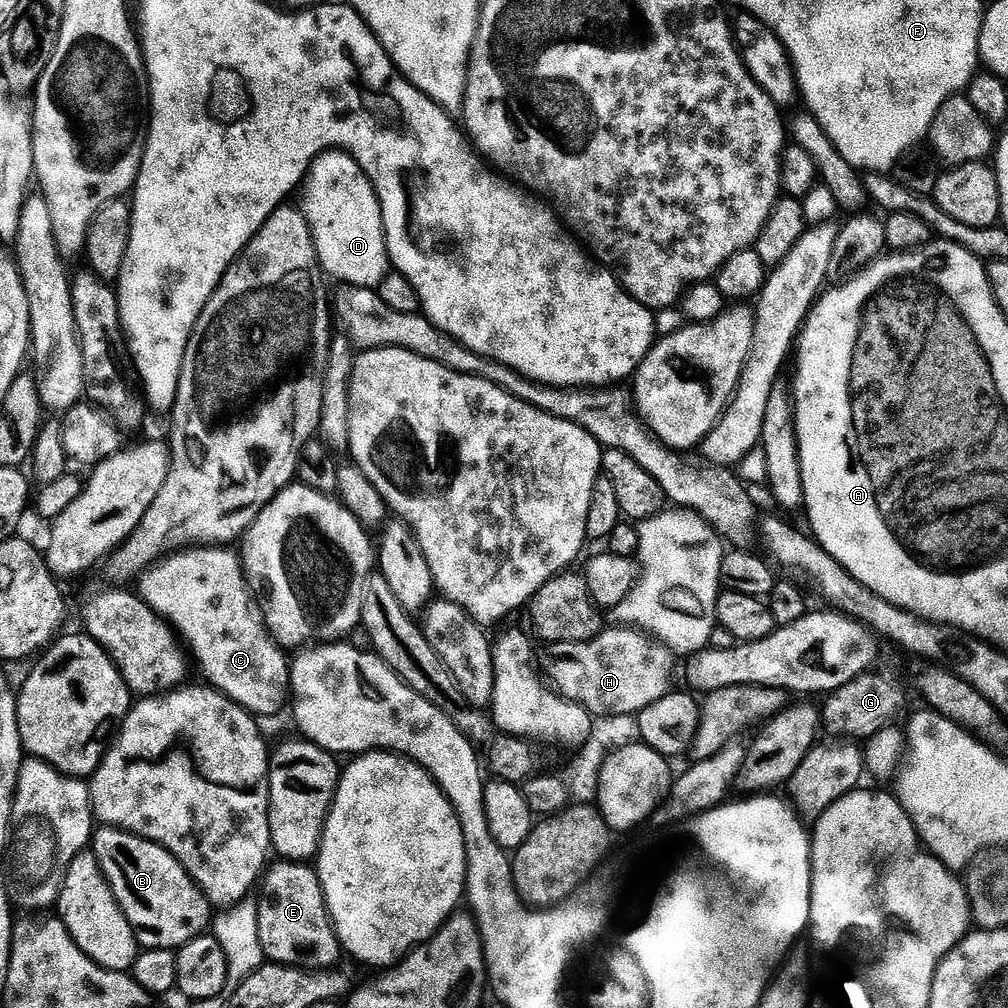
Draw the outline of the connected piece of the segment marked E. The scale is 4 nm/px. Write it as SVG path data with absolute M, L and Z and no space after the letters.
M281 859L276 863L280 864L273 863L267 869L258 895L258 938L265 957L273 964L289 964L291 968L331 969L335 965L332 963L342 956L342 949L332 926L319 871L304 862Z

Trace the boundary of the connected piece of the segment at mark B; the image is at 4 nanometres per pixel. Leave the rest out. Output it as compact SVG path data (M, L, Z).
M100 826L95 829L90 841L90 850L98 858L100 869L112 888L114 898L126 914L136 930L136 943L145 949L170 948L179 950L189 944L196 936L205 935L207 926L214 916L213 905L208 903L204 893L200 891L192 876L180 863L169 854L164 847L152 840L143 840L133 832L125 832L122 828Z

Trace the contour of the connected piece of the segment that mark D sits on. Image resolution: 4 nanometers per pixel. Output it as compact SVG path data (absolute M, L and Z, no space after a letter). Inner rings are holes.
M343 150L323 152L308 171L303 192L302 211L312 227L319 267L353 288L379 286L390 271L382 210L374 186L354 157Z

